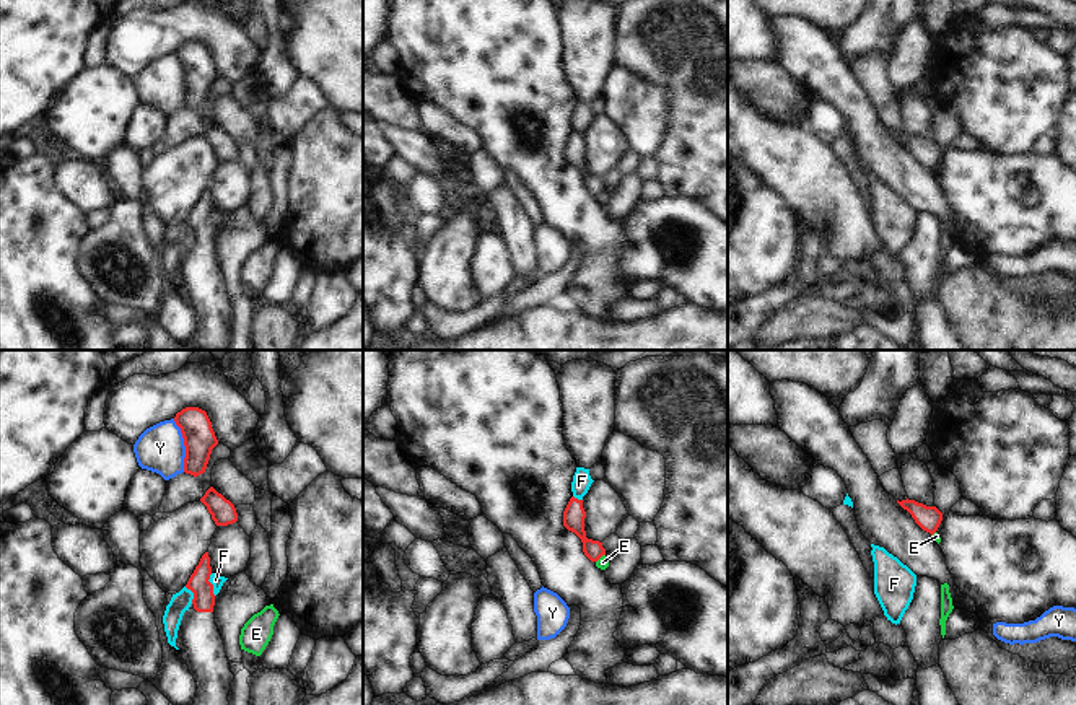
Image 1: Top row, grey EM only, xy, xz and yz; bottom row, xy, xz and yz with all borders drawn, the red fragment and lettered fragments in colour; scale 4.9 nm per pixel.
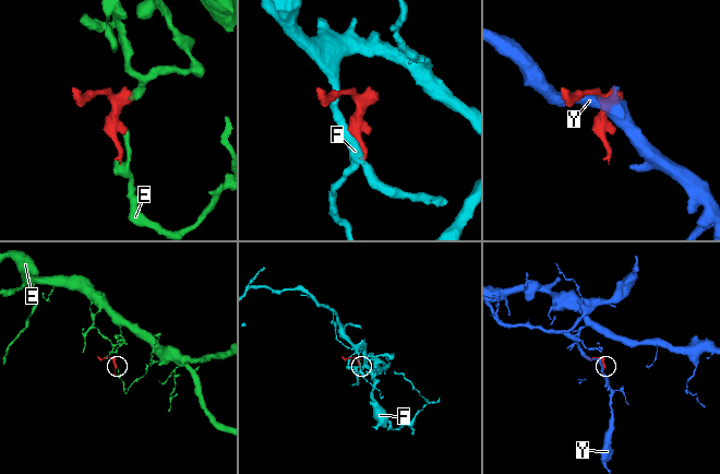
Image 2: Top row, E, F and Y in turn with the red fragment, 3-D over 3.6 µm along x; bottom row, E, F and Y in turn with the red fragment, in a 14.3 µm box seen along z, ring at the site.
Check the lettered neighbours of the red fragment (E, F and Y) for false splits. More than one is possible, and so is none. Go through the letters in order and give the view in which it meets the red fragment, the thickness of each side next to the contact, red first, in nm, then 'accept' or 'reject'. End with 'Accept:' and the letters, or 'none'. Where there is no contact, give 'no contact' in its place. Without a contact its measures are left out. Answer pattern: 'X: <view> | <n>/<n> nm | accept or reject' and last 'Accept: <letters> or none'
E: xz | 110/60 nm | reject
F: xy | 110/60 nm | reject
Y: xy | 160/240 nm | reject
Accept: none

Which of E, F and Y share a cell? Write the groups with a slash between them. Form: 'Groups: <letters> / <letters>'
Groups: E / F / Y.

